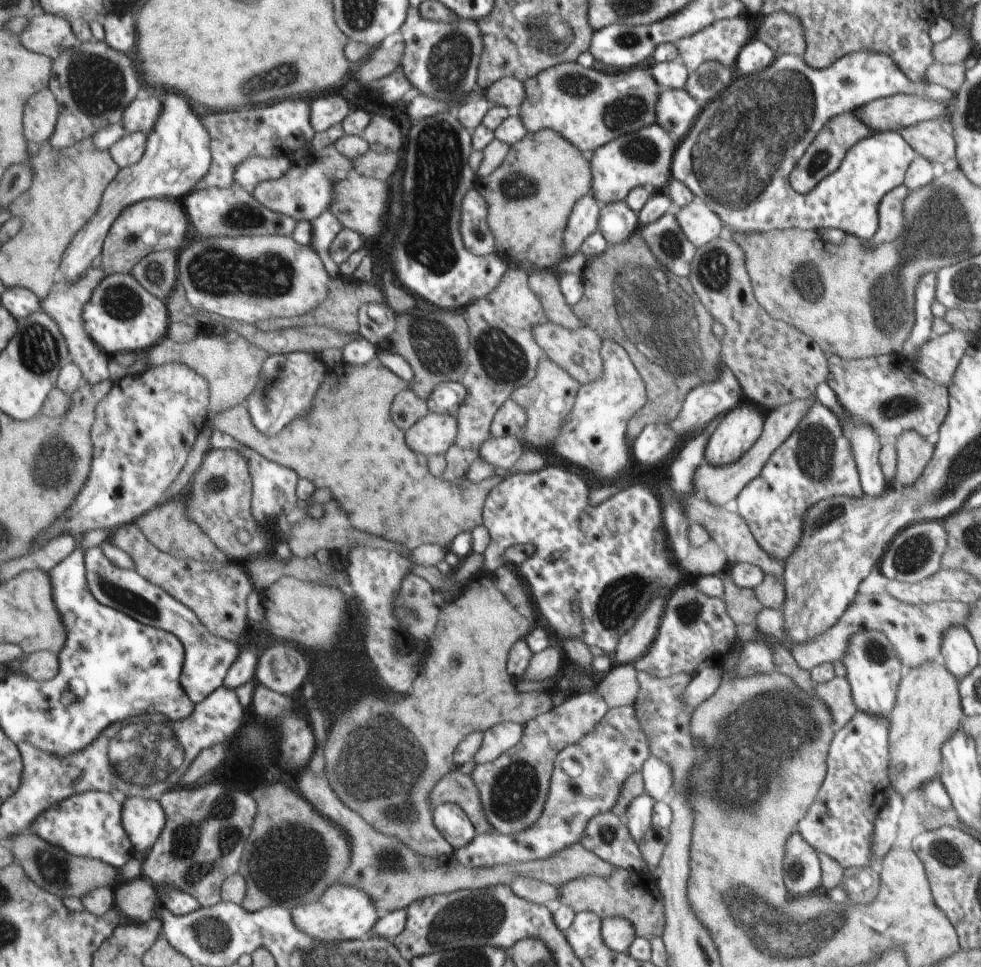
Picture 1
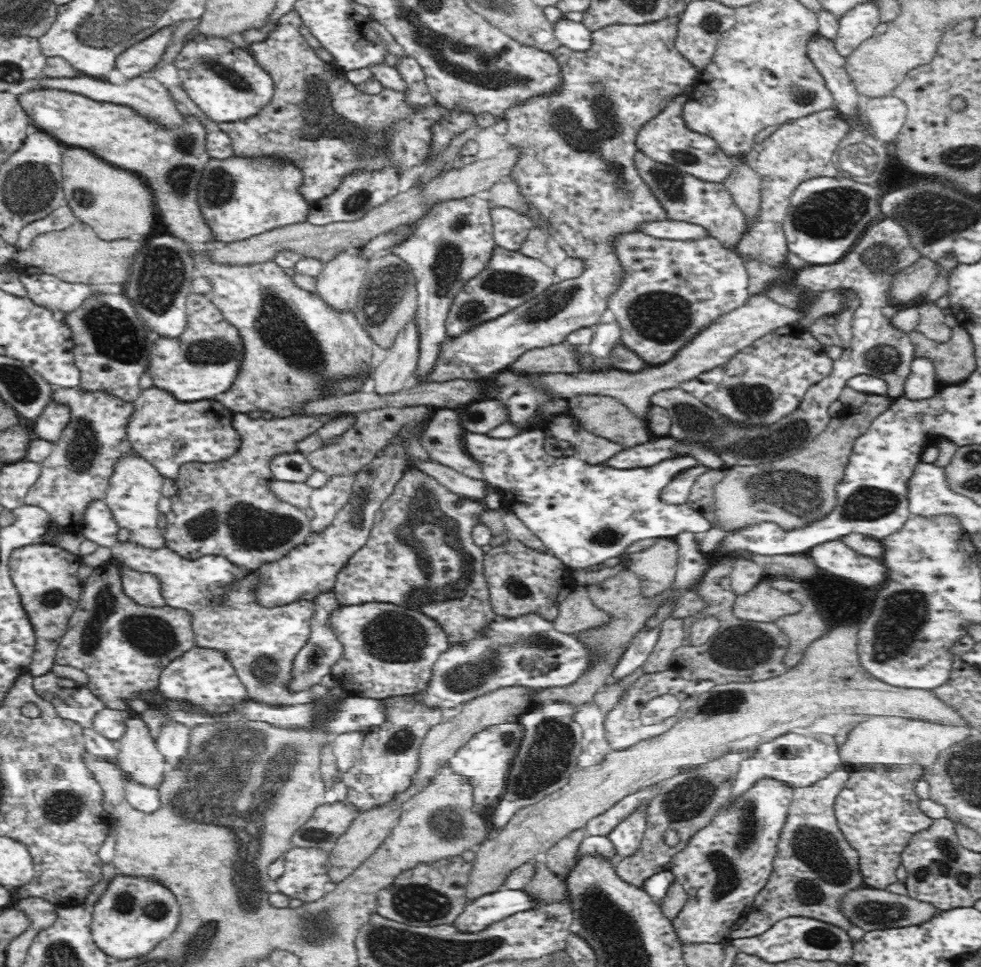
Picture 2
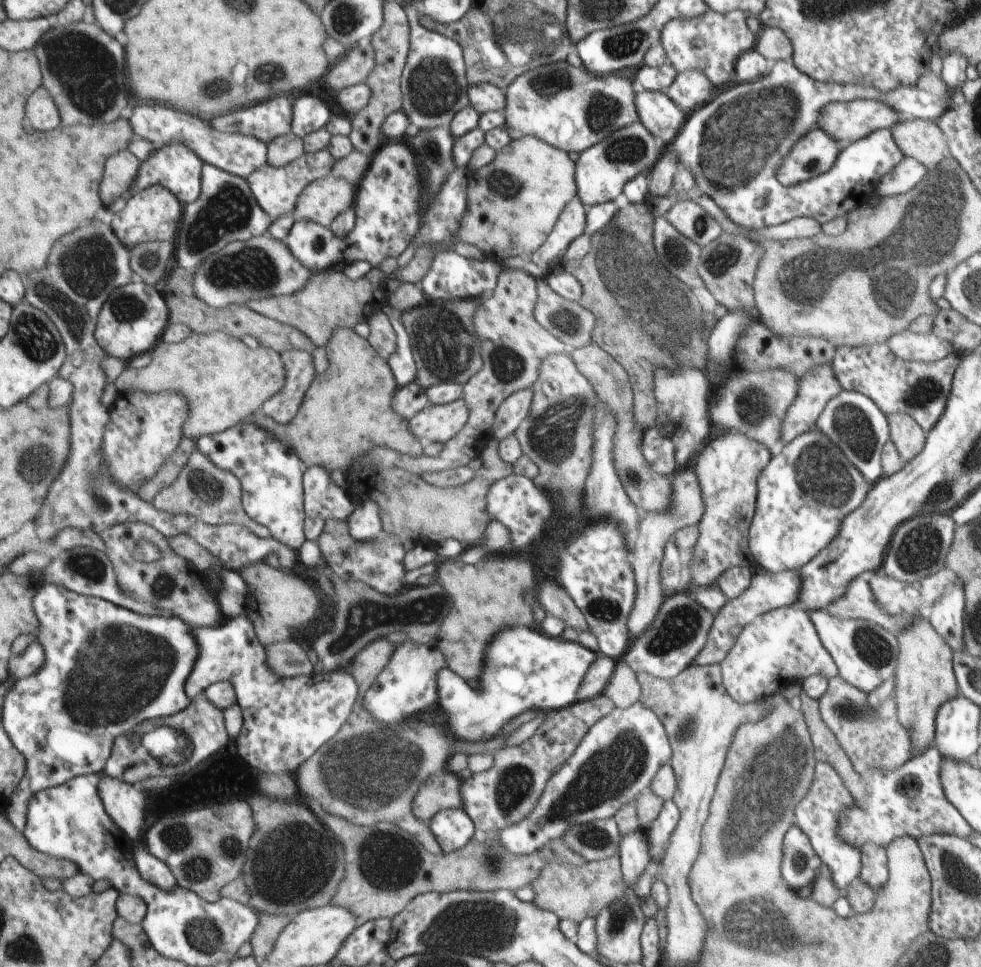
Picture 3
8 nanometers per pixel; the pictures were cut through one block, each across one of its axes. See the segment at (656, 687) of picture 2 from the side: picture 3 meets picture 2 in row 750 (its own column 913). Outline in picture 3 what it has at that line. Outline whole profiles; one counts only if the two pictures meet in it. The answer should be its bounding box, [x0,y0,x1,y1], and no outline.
[827,578,915,634]

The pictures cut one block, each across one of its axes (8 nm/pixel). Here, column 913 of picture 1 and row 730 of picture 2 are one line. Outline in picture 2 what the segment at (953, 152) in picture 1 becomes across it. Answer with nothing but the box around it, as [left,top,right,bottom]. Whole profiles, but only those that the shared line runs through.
[116,710,168,788]

